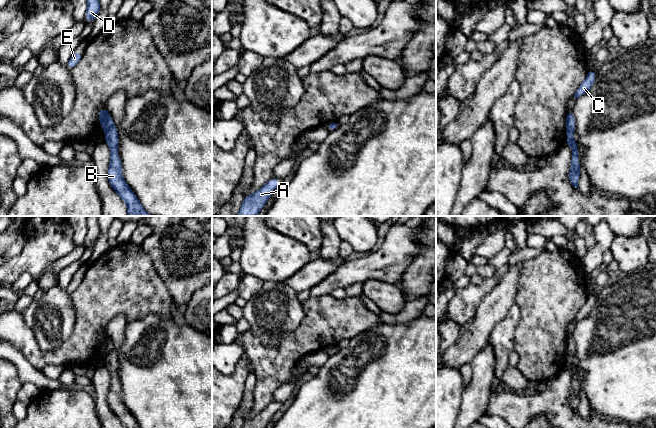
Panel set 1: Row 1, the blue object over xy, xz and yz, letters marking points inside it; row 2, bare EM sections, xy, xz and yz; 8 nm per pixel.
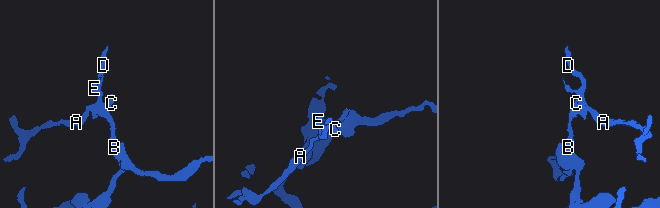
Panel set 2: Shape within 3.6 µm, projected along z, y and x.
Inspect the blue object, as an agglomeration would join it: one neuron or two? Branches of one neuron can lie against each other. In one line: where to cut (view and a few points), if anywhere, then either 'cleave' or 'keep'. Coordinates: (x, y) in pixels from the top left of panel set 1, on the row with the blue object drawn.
no cut; keep

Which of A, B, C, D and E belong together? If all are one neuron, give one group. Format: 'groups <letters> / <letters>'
groups A B C D E

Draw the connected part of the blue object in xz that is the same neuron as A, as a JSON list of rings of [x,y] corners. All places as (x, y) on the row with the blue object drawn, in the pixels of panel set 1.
[[[272,178],[254,194],[246,195],[236,216],[257,216],[280,182],[281,179]]]

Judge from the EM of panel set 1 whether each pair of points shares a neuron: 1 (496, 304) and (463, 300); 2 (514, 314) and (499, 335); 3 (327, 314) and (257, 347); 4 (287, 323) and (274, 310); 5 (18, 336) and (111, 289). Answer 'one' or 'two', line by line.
1: two
2: one
3: one
4: one
5: one

